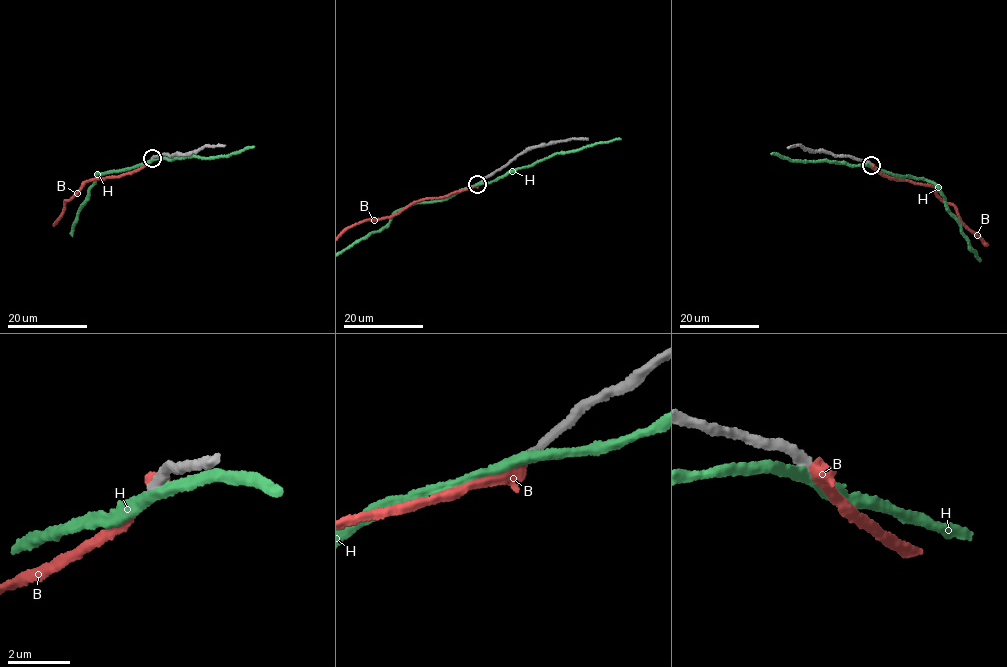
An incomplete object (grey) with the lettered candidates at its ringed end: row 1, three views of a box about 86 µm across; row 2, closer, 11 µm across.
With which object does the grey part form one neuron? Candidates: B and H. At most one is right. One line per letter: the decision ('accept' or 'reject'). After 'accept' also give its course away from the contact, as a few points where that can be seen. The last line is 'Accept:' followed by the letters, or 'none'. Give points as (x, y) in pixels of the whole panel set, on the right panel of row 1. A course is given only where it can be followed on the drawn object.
B: accept
H: reject
Accept: B

